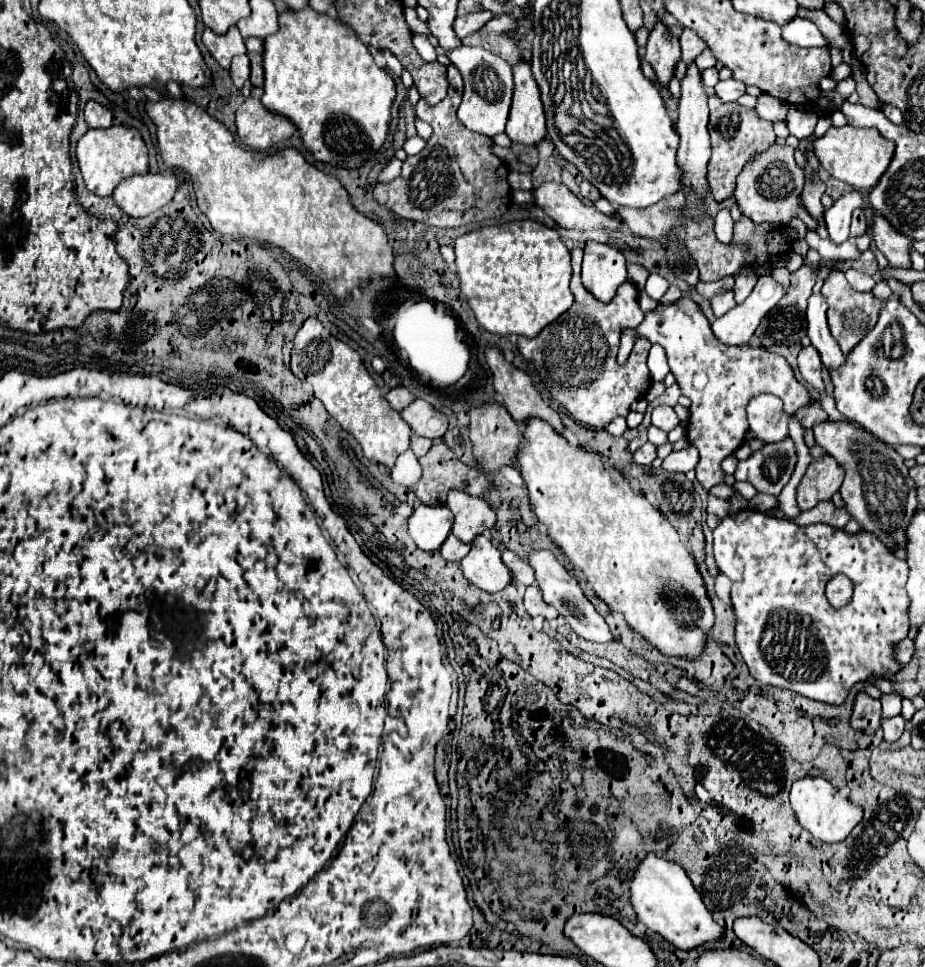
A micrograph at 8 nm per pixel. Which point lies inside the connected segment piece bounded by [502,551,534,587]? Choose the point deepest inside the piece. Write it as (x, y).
(523, 575)

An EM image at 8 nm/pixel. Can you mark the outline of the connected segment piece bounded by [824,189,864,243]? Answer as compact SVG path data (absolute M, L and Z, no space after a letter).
M848 191L844 193L838 201L834 201L834 205L824 213L826 219L826 227L830 233L830 239L834 243L842 243L848 239L850 235L850 219L852 219L852 211L854 209L862 209L864 207L864 199L860 195L860 191Z

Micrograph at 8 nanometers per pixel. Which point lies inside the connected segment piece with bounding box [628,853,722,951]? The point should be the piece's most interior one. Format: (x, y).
(663, 898)

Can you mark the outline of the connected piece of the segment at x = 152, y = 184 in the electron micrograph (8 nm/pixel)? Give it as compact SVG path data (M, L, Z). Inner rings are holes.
M146 173L124 179L112 193L118 207L130 217L146 217L172 201L178 187L176 175Z

